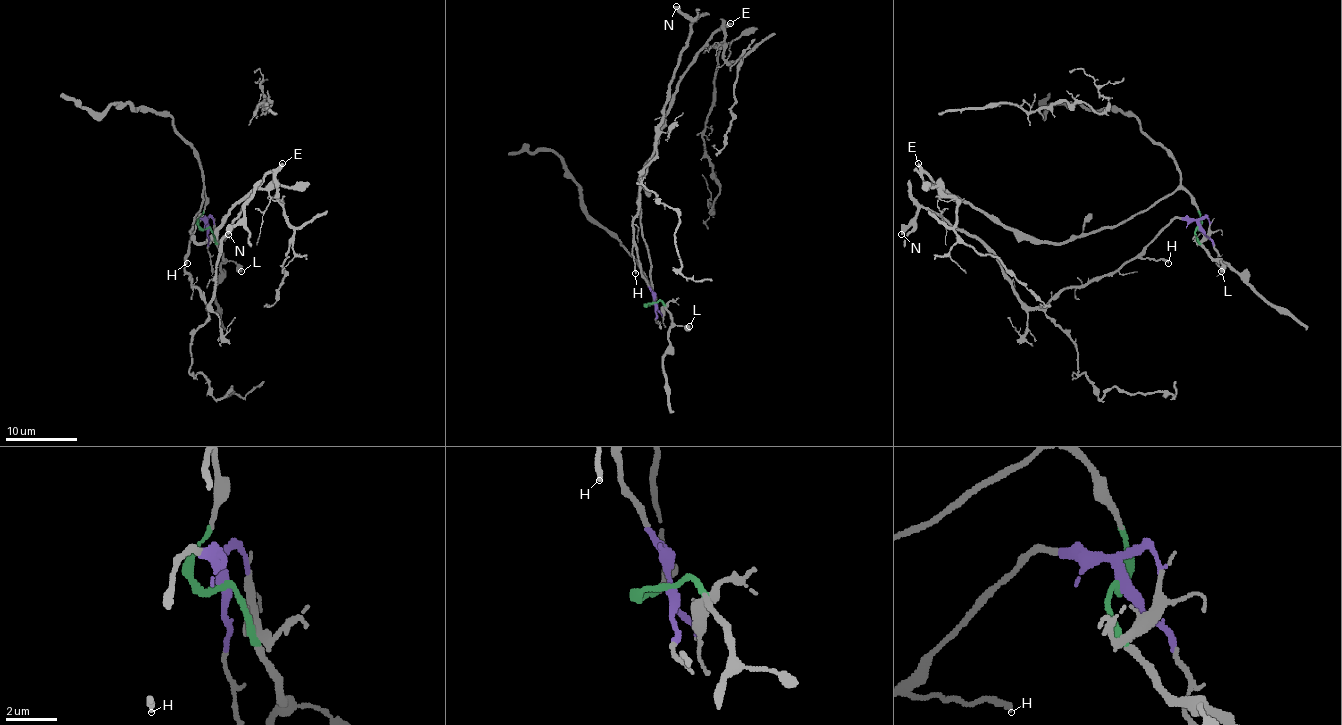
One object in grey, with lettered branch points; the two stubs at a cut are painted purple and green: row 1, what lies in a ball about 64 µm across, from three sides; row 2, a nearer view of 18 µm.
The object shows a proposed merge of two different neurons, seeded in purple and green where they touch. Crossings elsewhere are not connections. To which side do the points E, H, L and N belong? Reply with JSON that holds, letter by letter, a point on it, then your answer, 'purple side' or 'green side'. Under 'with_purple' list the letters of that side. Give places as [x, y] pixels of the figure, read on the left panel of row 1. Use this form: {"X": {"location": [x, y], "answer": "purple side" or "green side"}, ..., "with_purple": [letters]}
{"E": {"location": [282, 163], "answer": "green side"}, "H": {"location": [187, 263], "answer": "purple side"}, "L": {"location": [241, 271], "answer": "green side"}, "N": {"location": [228, 234], "answer": "purple side"}, "with_purple": ["H", "N"]}

